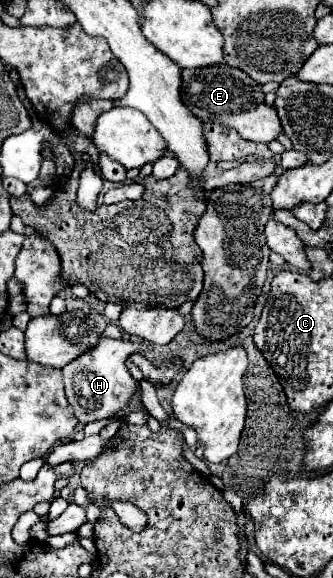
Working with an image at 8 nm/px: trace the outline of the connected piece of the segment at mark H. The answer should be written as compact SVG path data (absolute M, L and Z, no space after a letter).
M100 337L96 349L90 349L88 353L84 353L84 357L78 357L76 361L72 361L72 365L66 365L62 369L66 399L74 407L74 415L82 425L96 419L110 419L124 407L128 407L134 393L140 389L140 383L128 373L126 359L134 351L148 351L148 349L152 349L152 344L146 340L130 343L124 339L116 341Z

